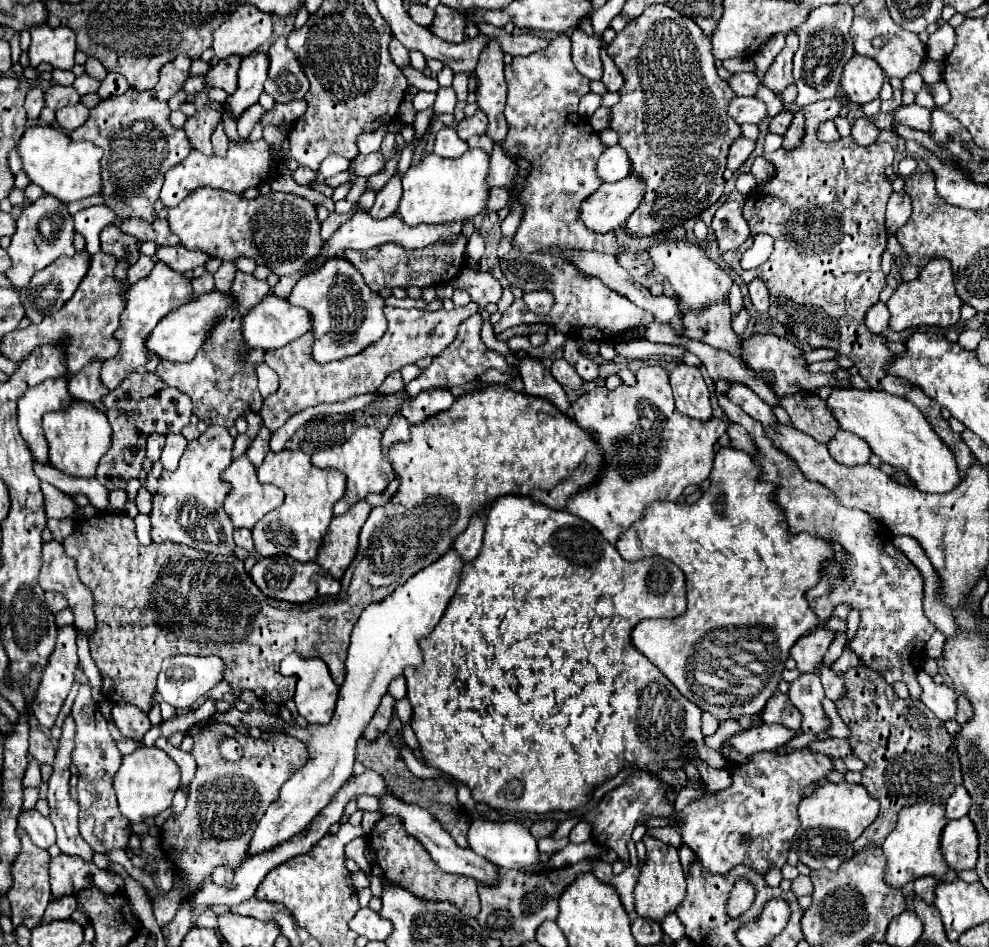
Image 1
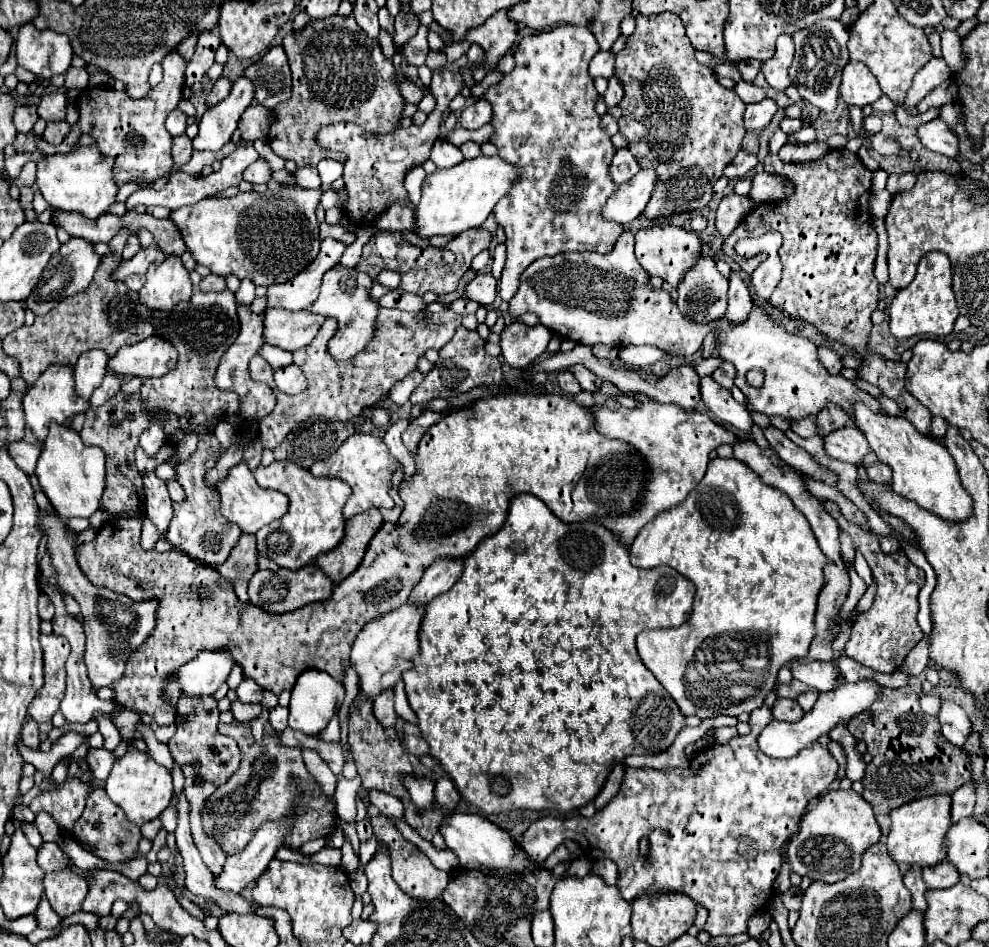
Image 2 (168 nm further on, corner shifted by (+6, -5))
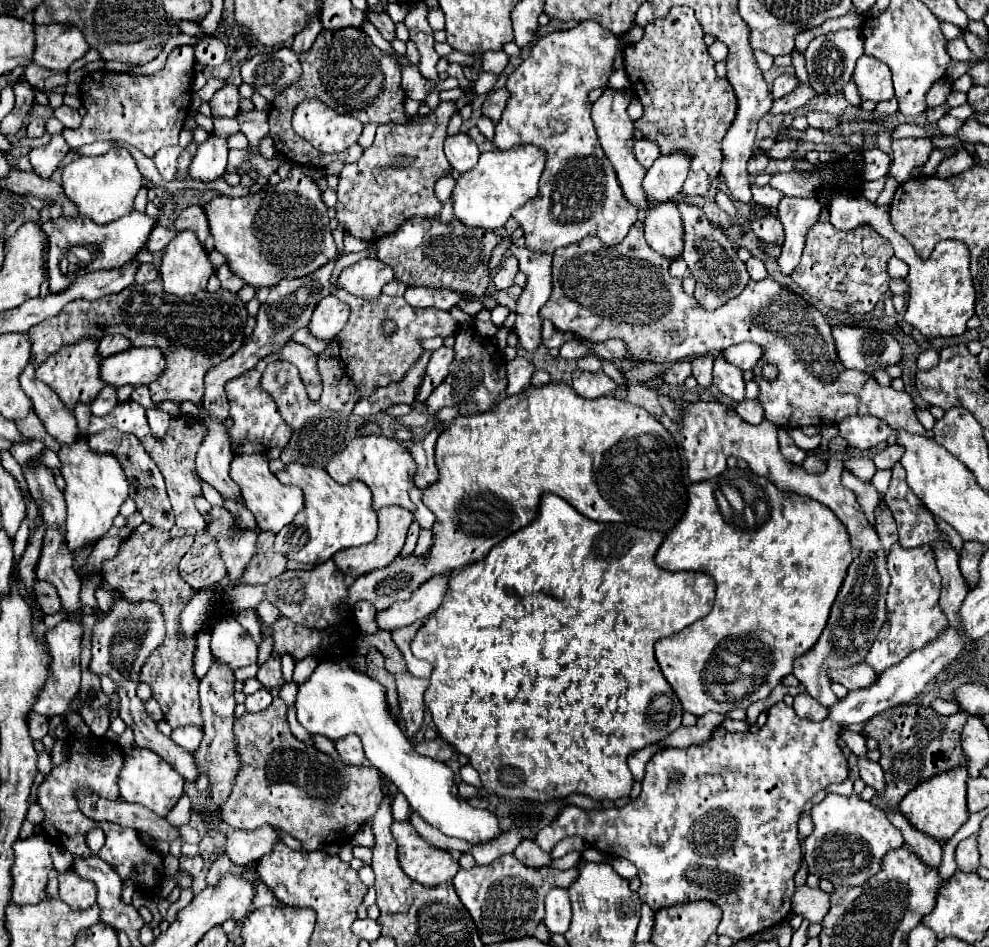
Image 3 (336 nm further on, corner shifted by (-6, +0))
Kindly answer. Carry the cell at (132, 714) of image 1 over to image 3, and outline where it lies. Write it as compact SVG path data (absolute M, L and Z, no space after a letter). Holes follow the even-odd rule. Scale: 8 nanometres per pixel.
M130 750L126 754L124 766L118 776L118 786L120 786L120 796L126 802L142 804L162 818L174 808L178 798L184 794L184 778L152 750Z

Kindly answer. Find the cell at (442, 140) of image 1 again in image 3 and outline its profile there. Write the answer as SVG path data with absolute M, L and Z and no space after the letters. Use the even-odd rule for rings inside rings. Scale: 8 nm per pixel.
M458 132L456 136L448 136L444 144L444 152L446 152L450 166L460 174L474 168L480 158L480 150L476 142L464 132Z

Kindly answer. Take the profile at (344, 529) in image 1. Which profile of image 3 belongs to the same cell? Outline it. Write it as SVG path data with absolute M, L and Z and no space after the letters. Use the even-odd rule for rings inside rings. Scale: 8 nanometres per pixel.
M386 506L382 510L378 510L378 522L380 522L380 530L378 530L378 536L372 544L368 546L360 546L360 548L348 548L344 552L336 552L334 556L334 562L336 566L346 574L346 576L352 576L352 578L358 578L358 576L364 576L372 570L378 570L378 568L384 568L388 566L402 550L404 542L406 542L406 534L408 534L408 528L414 520L414 514L406 508L400 508L400 506Z

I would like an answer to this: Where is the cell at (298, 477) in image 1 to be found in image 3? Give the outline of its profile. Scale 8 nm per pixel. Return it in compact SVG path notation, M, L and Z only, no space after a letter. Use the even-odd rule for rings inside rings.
M298 462L288 464L286 470L276 474L276 478L286 486L298 486L304 492L306 502L294 520L276 534L274 550L286 558L306 564L322 564L340 550L364 546L376 538L378 518L372 508L372 492L360 480L338 484L324 468L304 466Z

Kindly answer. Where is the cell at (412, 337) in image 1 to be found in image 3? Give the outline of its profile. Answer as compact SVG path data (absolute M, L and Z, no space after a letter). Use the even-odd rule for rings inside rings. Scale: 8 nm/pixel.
M338 288L336 296L342 302L350 304L352 314L346 328L332 340L330 348L326 348L318 356L318 370L324 384L322 398L318 402L312 402L308 396L304 396L304 392L278 392L278 372L282 370L286 374L286 362L282 360L270 362L262 376L262 388L274 398L282 418L294 430L302 428L314 416L322 416L328 412L352 412L354 404L360 398L370 396L380 386L388 386L390 382L398 382L404 378L404 374L424 352L424 348L420 346L420 338L452 336L456 332L456 320L446 310L412 308L410 304L406 304L404 298L390 298L386 294L378 296L376 300L364 300L344 292L342 288ZM384 320L394 320L398 326L390 338L382 334Z

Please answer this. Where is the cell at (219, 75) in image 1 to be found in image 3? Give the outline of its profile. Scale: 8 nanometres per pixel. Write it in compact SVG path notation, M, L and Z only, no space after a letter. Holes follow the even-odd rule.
M228 84L226 88L218 90L212 100L210 100L210 108L212 108L212 118L236 118L236 114L240 112L238 108L240 104L240 94L238 88Z

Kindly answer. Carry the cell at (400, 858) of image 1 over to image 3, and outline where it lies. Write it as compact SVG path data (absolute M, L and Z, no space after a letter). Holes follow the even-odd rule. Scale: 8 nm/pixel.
M394 822L392 834L398 842L398 862L414 882L438 886L450 882L460 870L458 860L446 850L428 844L410 822Z

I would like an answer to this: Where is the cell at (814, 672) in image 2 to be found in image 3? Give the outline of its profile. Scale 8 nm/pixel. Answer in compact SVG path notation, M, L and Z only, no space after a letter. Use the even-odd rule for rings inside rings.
M856 664L852 668L846 670L832 670L830 678L842 686L846 686L848 690L860 690L860 688L868 688L876 682L876 672L874 668L868 668L868 664Z

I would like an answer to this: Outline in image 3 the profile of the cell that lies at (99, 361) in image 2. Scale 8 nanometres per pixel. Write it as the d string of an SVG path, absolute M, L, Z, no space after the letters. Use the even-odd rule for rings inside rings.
M104 336L100 340L100 356L106 358L106 356L112 356L112 354L118 354L122 350L128 350L132 346L132 342L126 338L126 336Z

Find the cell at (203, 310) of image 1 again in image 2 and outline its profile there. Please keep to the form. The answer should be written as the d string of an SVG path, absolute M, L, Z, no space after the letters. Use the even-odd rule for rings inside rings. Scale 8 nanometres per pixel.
M150 335L140 343L120 349L110 361L108 369L116 375L138 375L138 377L164 377L164 373L176 367L176 347L162 337Z

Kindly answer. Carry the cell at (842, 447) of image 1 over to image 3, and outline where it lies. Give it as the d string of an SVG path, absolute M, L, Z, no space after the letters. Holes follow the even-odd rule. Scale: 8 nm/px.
M848 416L838 424L838 430L840 436L858 450L872 450L892 434L892 428L876 416Z

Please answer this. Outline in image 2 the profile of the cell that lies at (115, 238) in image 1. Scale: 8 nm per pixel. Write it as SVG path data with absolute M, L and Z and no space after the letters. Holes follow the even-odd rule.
M130 235L128 241L126 241L126 247L124 247L124 253L122 253L122 259L128 261L132 259L136 253L140 251L140 243L138 243L138 237L136 235Z

